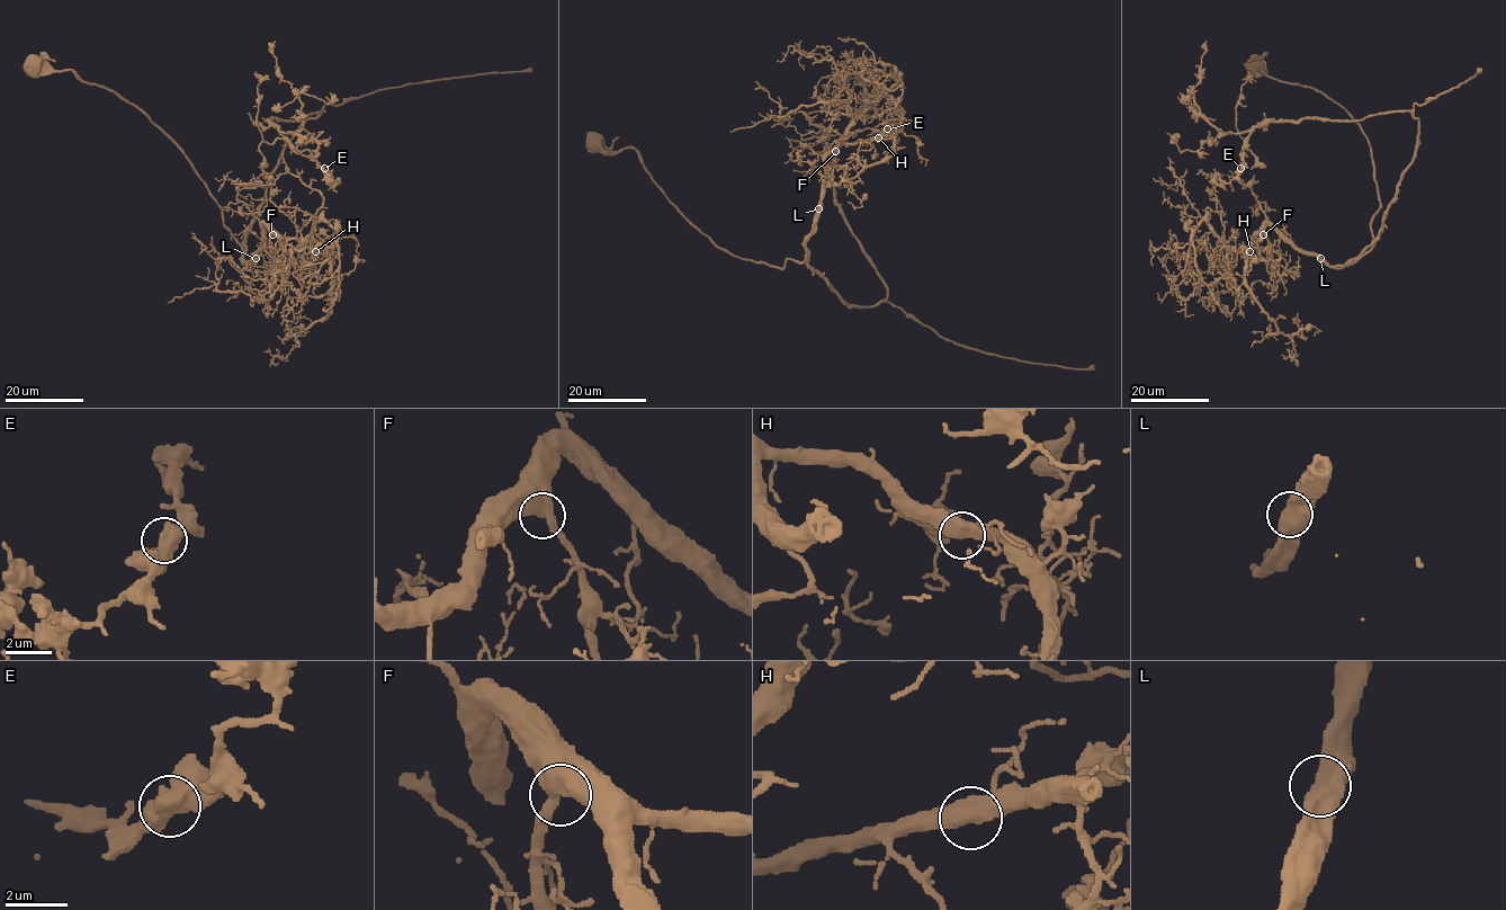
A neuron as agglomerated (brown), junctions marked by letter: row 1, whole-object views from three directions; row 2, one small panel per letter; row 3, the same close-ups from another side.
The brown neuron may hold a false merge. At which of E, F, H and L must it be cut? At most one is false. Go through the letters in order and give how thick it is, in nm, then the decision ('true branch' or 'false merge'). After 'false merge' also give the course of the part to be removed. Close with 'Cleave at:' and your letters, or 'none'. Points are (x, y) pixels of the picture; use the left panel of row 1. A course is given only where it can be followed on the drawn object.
E: 600 nm thick; true branch
F: 550 nm thick; true branch
H: 600 nm thick; true branch
L: 650 nm thick; true branch
Cleave at: none

